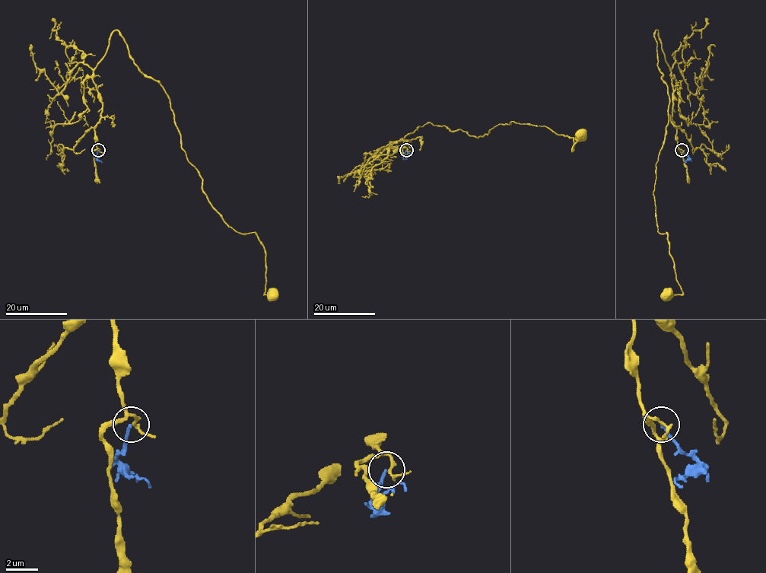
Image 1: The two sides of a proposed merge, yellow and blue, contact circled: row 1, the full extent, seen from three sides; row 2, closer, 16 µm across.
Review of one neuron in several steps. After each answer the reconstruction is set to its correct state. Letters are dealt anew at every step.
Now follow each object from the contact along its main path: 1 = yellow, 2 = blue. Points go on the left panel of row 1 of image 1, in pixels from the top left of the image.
1: (98, 150), (103, 102), (92, 70), (117, 30), (169, 99), (208, 202), (263, 246), (264, 294), (271, 293)
2: (97, 150), (95, 157), (102, 162)

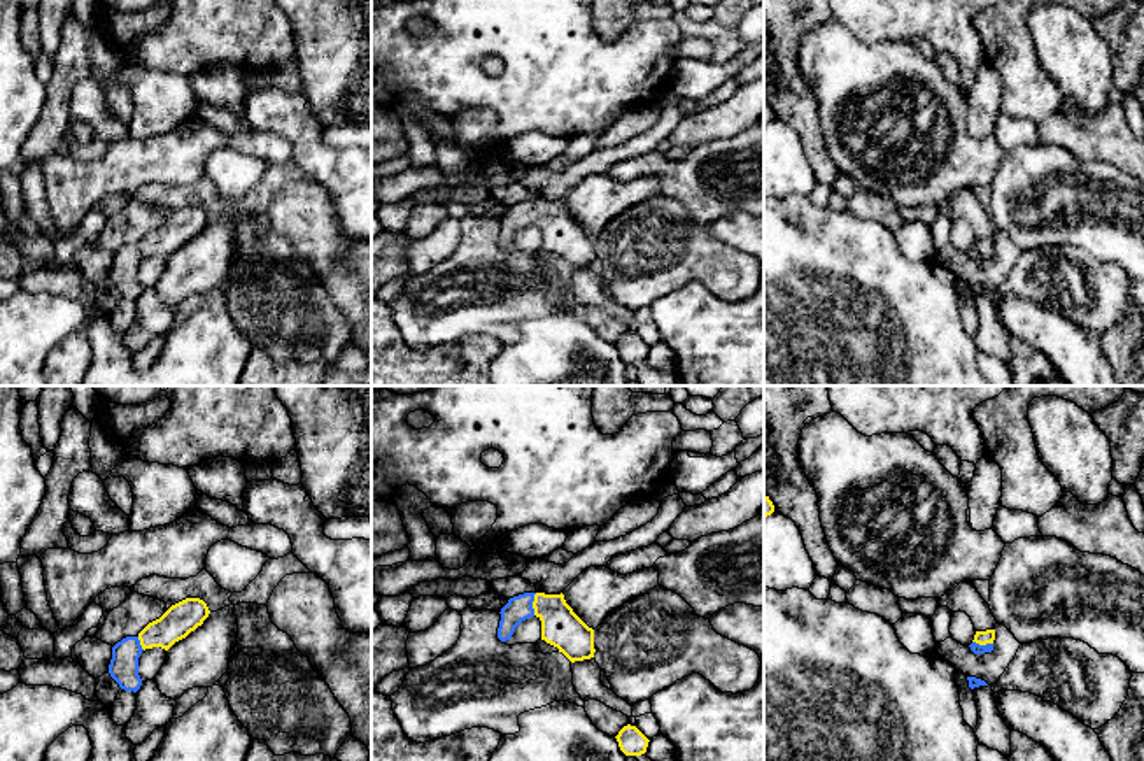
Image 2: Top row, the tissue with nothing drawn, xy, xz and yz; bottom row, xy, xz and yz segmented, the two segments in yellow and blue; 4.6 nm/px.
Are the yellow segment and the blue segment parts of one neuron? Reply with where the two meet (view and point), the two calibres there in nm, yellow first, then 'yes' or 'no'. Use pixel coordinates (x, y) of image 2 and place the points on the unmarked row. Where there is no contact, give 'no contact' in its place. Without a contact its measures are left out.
meets yellow in xz at (533, 211); 180 nm thick on the yellow side, 120 nm on the other; yes

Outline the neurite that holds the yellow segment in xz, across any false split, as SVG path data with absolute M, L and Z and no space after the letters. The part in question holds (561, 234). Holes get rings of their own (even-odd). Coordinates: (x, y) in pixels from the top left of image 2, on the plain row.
M524 200L501 216L498 245L506 249L515 235L536 223L541 228L541 247L554 252L571 270L594 265L594 237L566 210L564 202Z

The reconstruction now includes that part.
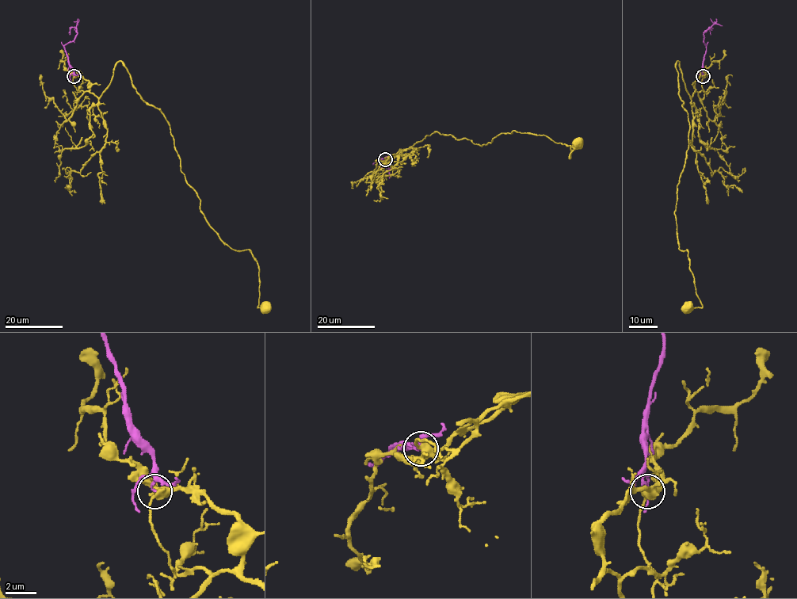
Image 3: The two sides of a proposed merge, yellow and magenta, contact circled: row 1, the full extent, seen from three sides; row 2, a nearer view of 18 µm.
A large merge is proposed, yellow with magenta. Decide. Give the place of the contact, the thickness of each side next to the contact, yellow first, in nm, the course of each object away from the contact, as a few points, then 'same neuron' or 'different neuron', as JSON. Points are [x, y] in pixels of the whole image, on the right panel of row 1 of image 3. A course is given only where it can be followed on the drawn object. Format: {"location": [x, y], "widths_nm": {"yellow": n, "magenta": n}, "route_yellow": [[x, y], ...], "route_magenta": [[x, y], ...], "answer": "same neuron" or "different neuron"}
{"location": [703, 76], "widths_nm": {"yellow": 400, "magenta": 140}, "route_yellow": [[703, 77], [691, 97], [676, 62], [689, 125], [676, 186], [676, 237], [702, 307], [685, 306]], "route_magenta": [[703, 76], [706, 46], [703, 34], [714, 24], [722, 26]], "answer": "different neuron"}

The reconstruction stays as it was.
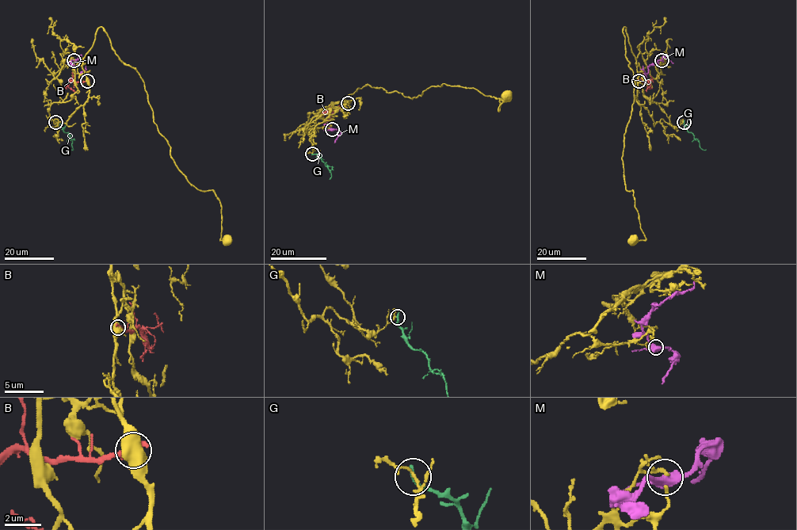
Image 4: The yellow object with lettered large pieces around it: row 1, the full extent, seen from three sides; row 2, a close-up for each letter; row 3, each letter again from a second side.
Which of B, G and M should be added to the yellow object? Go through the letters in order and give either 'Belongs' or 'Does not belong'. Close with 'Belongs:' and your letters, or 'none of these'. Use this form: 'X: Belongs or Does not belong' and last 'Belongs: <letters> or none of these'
B: Does not belong
G: Does not belong
M: Does not belong
Belongs: none of these

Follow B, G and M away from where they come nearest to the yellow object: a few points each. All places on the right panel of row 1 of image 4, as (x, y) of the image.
B: (638, 81), (645, 81), (646, 91)
G: (684, 122), (699, 146), (706, 150)
M: (661, 59), (651, 64), (647, 74), (642, 66)

